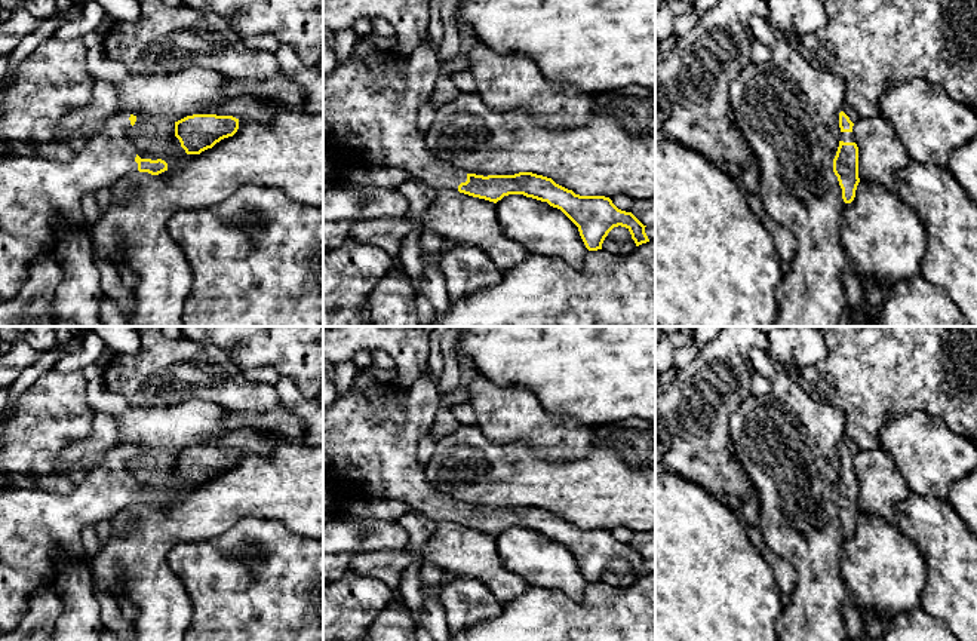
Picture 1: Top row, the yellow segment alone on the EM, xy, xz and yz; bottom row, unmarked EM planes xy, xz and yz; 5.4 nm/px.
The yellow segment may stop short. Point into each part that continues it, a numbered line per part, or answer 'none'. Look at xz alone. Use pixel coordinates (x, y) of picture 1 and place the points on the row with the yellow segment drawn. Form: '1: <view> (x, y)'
1: xz (371, 101)

